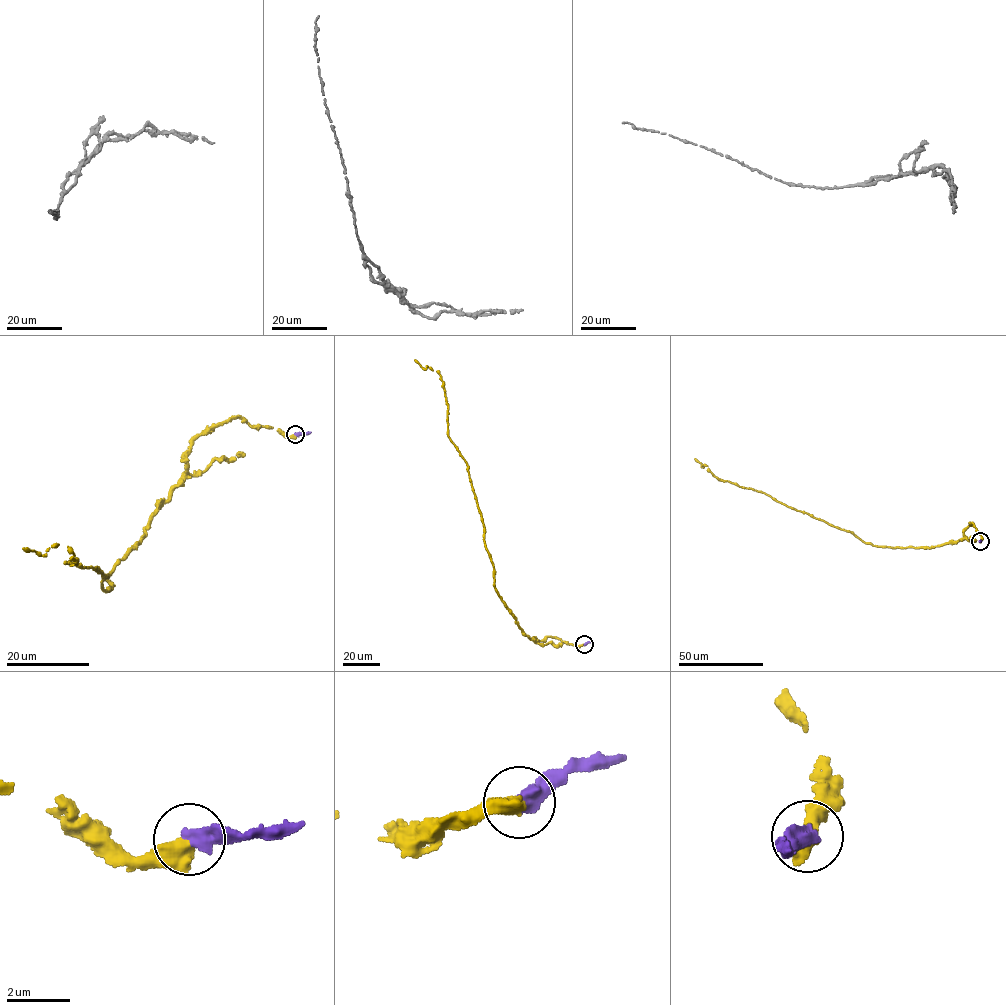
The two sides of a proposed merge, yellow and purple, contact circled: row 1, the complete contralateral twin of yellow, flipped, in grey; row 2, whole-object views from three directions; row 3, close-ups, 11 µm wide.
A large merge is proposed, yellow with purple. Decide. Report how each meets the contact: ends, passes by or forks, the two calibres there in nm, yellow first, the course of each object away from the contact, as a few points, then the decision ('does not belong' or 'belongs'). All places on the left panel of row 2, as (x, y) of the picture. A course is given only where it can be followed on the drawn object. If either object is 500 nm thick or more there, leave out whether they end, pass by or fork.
calibres 600 and 550 nm; course yellow (295, 434), (237, 417), (196, 436), (111, 591), (67, 564), (67, 547), (22, 548); course purple (295, 434), (310, 432); belongs

